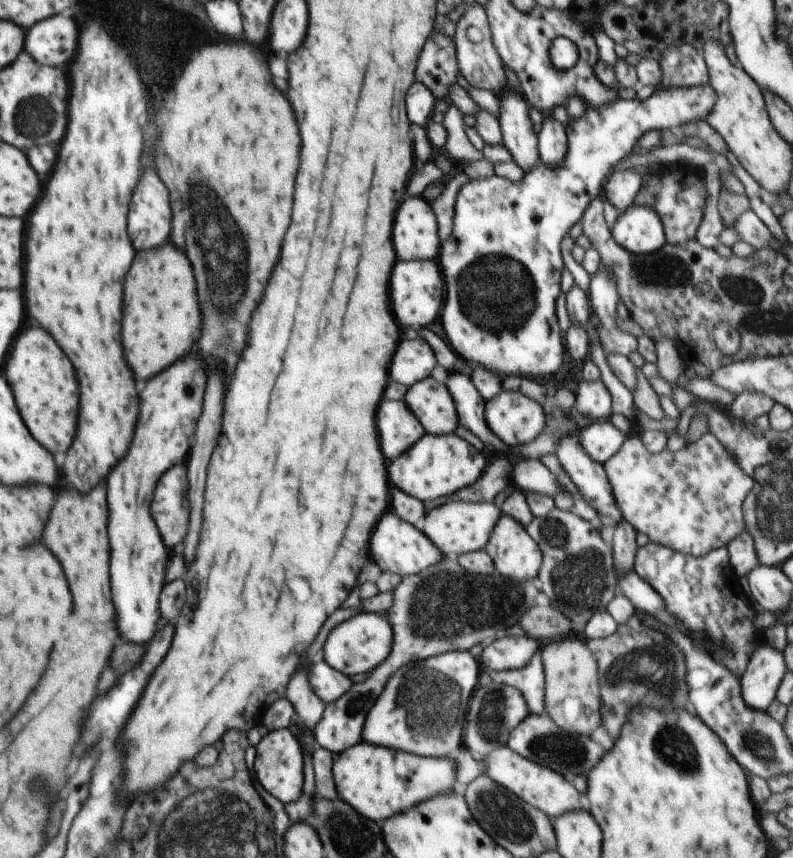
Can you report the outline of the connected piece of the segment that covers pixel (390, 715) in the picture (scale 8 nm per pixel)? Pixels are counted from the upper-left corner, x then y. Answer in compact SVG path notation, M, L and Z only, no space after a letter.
M448 651L444 654L426 658L417 663L406 664L394 672L386 684L384 691L376 700L366 718L362 739L369 744L400 750L418 756L453 756L463 743L462 730L466 722L470 696L477 688L478 676L482 671L478 659L469 651Z

